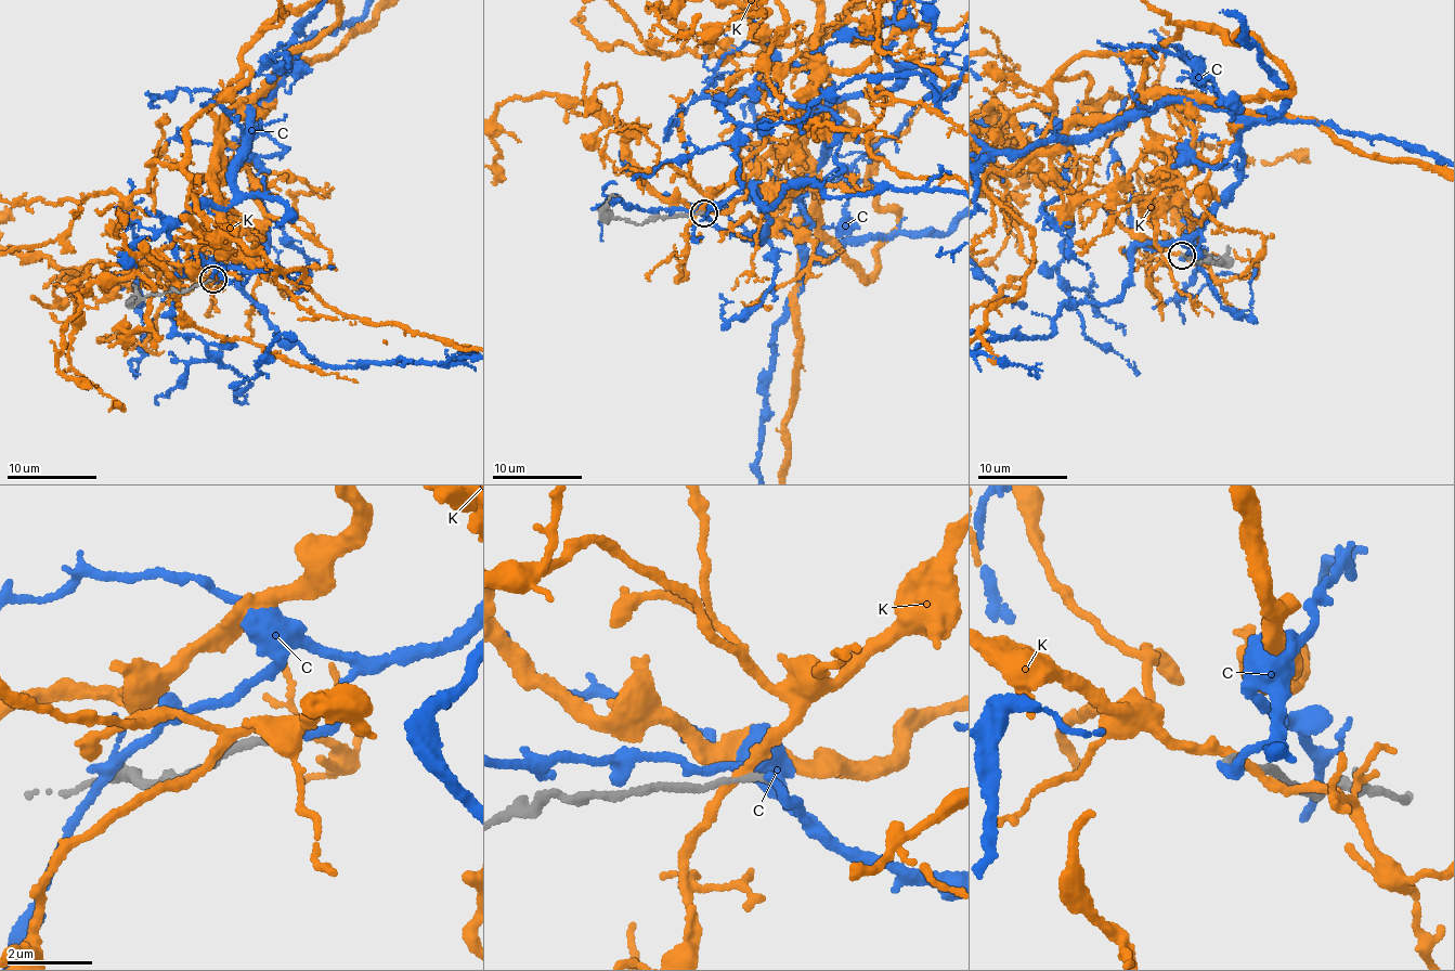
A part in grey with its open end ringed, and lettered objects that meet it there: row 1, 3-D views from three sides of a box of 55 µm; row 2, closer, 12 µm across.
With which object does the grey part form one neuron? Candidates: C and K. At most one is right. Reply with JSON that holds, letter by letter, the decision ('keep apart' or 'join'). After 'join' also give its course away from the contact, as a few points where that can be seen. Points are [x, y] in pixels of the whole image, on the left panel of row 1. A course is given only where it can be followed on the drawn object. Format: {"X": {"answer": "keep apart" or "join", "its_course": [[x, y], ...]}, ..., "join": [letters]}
{"C": {"answer": "keep apart"}, "K": {"answer": "keep apart"}, "join": []}

